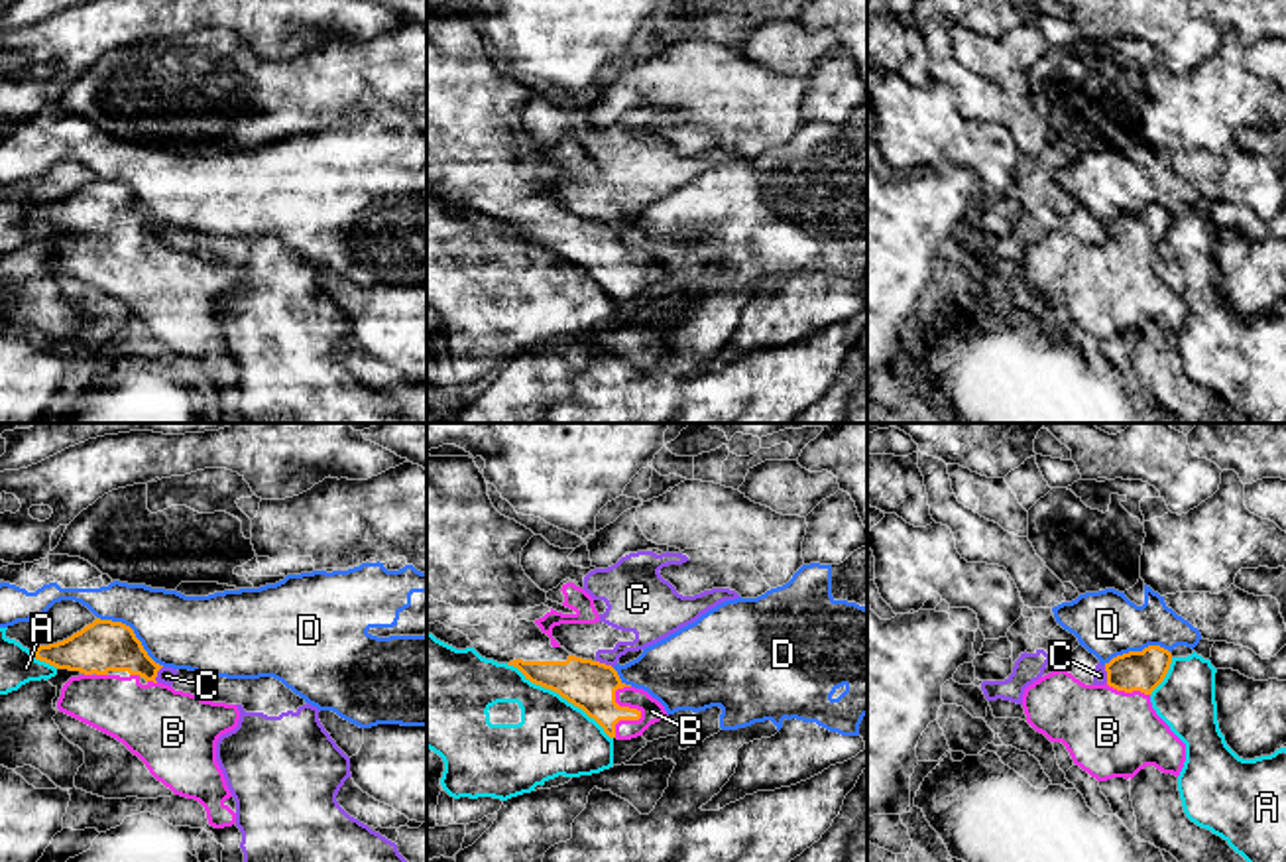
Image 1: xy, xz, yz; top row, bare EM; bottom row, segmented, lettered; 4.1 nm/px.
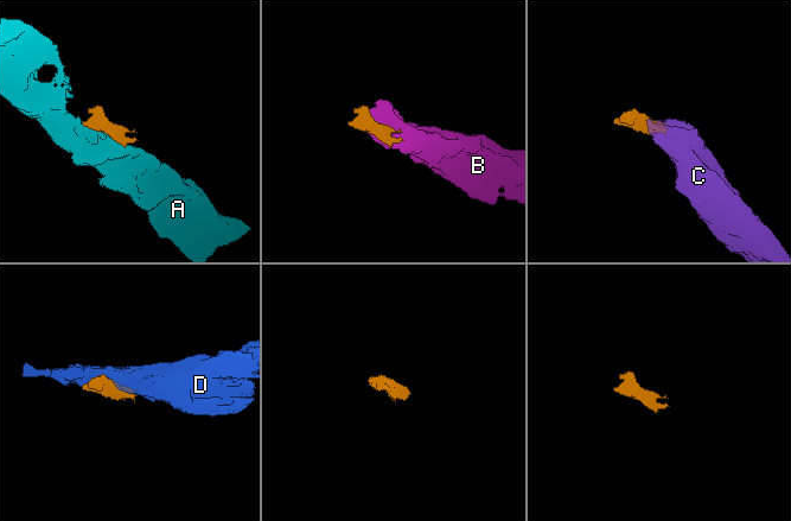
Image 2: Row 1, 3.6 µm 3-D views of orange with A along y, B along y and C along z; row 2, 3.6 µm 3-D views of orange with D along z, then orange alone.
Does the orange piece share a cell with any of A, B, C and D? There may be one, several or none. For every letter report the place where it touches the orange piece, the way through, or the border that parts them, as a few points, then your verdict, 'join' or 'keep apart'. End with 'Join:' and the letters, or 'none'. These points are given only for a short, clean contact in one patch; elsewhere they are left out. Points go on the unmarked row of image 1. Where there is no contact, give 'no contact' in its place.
A: meets orange in xz at (559, 252); keep apart
B: meets orange in xz at (636, 268); join
C: meets orange in xz at (604, 223); border along xz (596, 219), (612, 227); keep apart
D: meets orange in xy at (132, 191); keep apart
Join: B

